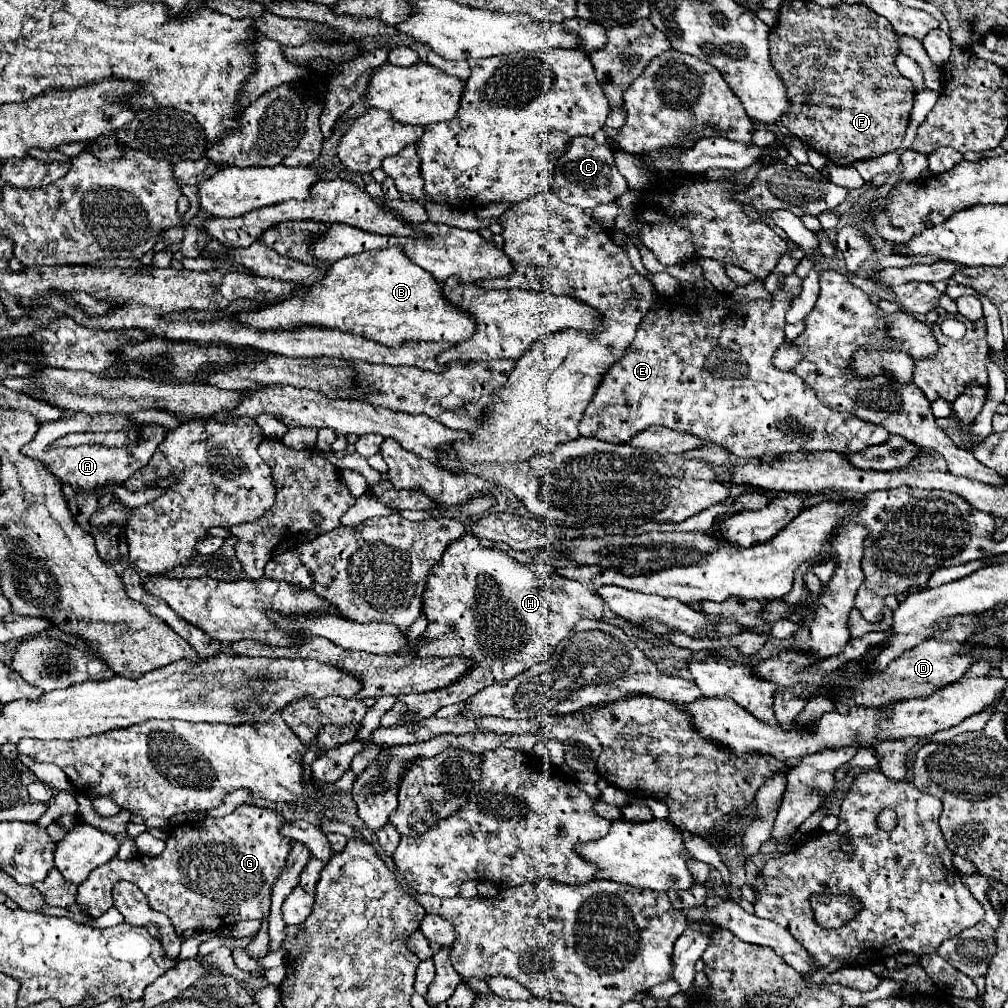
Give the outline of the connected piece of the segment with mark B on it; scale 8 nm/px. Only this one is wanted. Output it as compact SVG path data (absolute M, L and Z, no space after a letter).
M384 248L364 254L354 254L340 258L330 266L322 282L318 286L308 286L304 298L288 298L282 304L274 304L270 308L238 312L234 322L242 326L250 326L254 330L294 330L298 326L326 326L330 330L346 330L352 334L360 334L364 338L374 338L374 342L382 342L384 346L402 346L406 342L450 342L458 344L466 340L474 332L474 320L466 316L466 312L450 306L440 292L440 284L420 266L408 262L408 258L398 248Z

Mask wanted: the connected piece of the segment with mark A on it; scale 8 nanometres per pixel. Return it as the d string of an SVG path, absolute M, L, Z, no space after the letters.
M76 414L72 418L60 418L54 422L44 422L38 430L38 434L34 436L34 440L30 444L26 444L22 448L22 454L28 454L36 460L40 460L46 470L50 470L50 474L54 474L62 484L70 484L74 492L92 492L98 486L104 484L124 484L134 472L142 470L146 466L146 462L152 458L152 454L156 452L158 444L164 440L166 430L162 426L154 426L154 424L146 424L142 426L142 436L144 442L136 444L136 446L126 446L126 448L106 448L106 446L76 446L76 448L54 448L52 442L70 434L70 432L86 432L86 430L128 430L136 426L134 422L130 422L124 416L110 416L110 414Z

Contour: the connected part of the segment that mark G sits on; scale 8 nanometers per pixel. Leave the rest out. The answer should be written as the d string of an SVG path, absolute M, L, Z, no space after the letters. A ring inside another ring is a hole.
M242 804L238 806L230 816L224 818L204 818L194 824L178 826L170 832L166 840L166 850L160 856L148 858L148 856L136 856L132 860L120 860L112 858L108 864L100 866L78 886L78 904L88 908L88 914L92 918L98 918L112 906L112 888L120 880L128 880L136 884L148 898L150 906L158 912L164 912L178 934L184 930L218 930L220 926L230 926L238 920L248 918L266 918L270 914L270 890L282 872L284 860L288 852L292 850L290 838L282 838L282 826L286 824L286 818L276 808L264 808L256 804Z

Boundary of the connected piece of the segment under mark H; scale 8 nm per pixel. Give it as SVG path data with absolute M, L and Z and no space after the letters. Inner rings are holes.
M472 534L458 538L446 548L446 552L442 554L442 560L438 562L438 566L434 566L434 570L430 572L430 578L426 578L422 600L424 600L424 616L428 618L428 628L422 634L422 646L418 646L418 656L420 658L464 656L474 662L474 670L470 670L466 678L458 678L454 686L432 690L430 694L400 696L398 700L406 704L406 710L412 714L418 714L418 718L428 718L436 710L448 704L462 702L494 682L516 678L536 662L550 658L556 644L568 636L568 632L578 620L582 618L602 620L604 616L602 598L590 588L582 586L580 582L558 576L552 564L550 566L520 564L502 550L480 546L478 538Z

